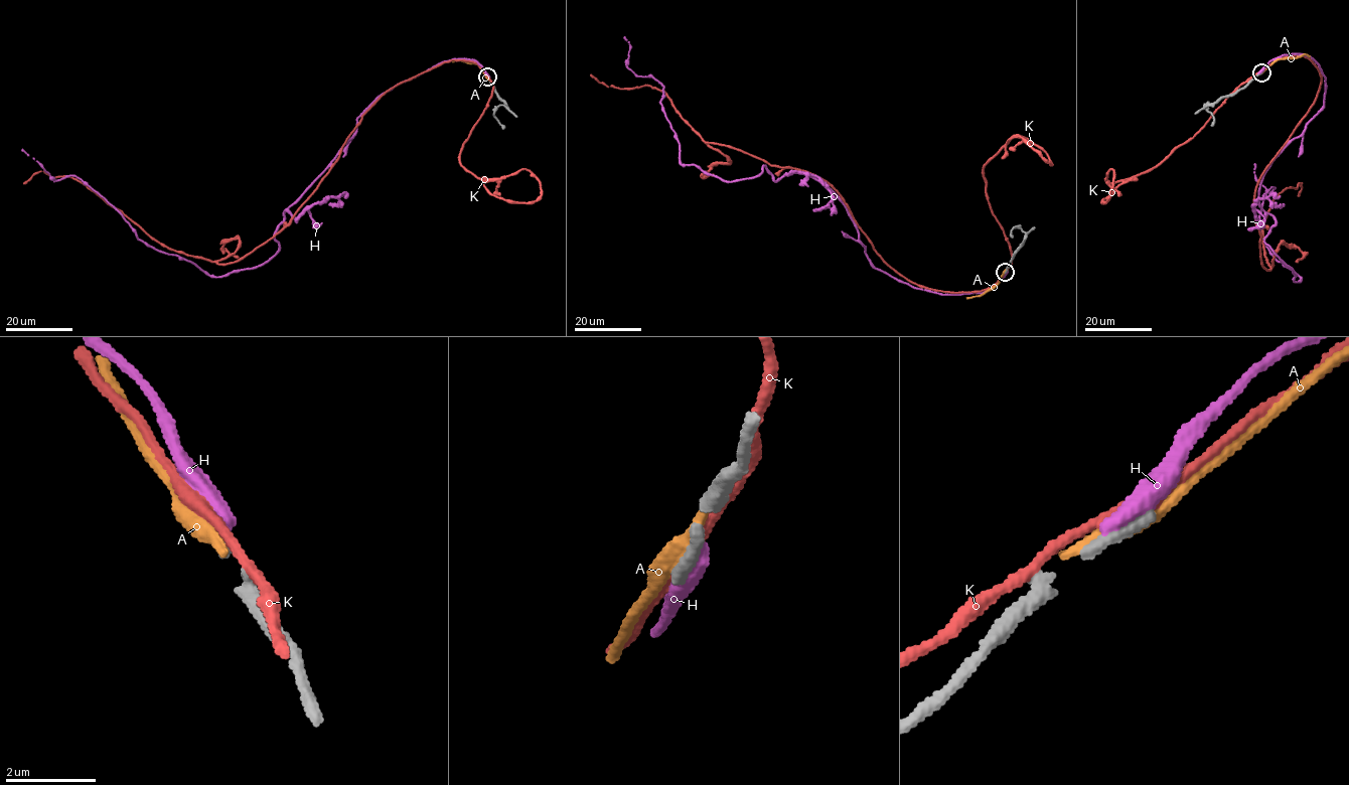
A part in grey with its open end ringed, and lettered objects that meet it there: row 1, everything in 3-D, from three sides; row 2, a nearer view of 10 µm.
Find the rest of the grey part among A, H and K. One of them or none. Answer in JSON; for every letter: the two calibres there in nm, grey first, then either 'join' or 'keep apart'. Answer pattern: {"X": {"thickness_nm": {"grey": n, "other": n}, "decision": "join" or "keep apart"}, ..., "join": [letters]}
{"A": {"thickness_nm": {"grey": 420, "other": 340}, "decision": "keep apart"}, "H": {"thickness_nm": {"grey": 400, "other": 420}, "decision": "keep apart"}, "K": {"thickness_nm": {"grey": 380, "other": 320}, "decision": "keep apart"}, "join": []}

